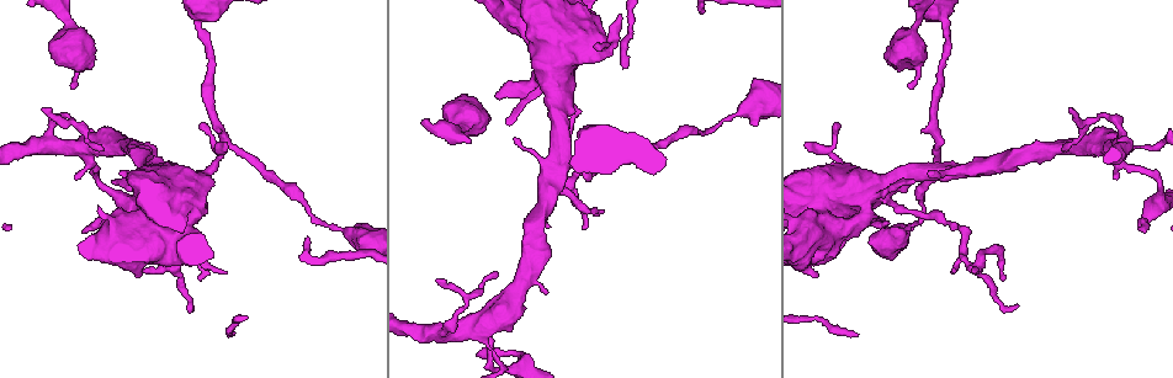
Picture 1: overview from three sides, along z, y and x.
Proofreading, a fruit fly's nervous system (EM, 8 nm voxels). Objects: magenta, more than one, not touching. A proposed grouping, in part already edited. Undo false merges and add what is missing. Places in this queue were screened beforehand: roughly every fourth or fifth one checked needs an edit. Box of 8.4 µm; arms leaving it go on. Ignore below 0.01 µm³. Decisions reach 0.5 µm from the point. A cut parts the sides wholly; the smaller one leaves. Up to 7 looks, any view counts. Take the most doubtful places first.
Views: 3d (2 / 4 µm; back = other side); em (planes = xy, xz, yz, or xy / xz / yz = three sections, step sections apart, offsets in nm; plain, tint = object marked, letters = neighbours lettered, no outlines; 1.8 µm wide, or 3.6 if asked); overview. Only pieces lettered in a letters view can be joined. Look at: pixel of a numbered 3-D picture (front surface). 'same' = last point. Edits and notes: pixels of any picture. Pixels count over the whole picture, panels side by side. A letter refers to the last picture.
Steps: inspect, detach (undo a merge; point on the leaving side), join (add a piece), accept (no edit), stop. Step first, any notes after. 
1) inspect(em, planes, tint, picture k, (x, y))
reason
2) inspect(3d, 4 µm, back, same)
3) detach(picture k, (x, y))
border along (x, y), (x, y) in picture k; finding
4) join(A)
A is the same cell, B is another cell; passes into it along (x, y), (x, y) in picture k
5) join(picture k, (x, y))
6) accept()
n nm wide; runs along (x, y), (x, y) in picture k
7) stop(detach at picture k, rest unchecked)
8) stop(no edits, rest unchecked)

inspect(em, 3.6 µm, planes, letters, picture 1, (159, 230))
sudden change in width

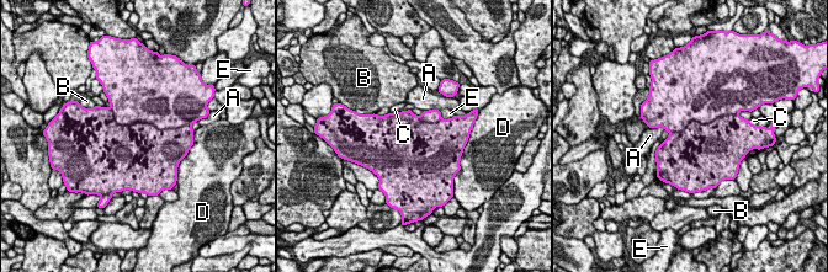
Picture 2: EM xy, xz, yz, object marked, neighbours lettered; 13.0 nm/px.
detach(picture 2, (141, 140))
900 nm wide; A, B, C, D and E are other cells; border along (110, 108), (121, 124), (180, 127) in picture 2; two neurons meet here

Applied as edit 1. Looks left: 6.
inspect(overview)

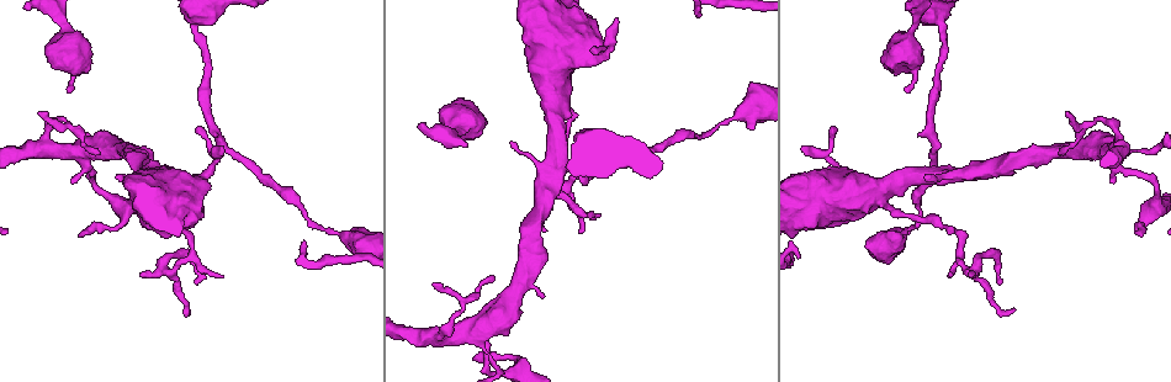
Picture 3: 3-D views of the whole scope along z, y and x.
inspect(3d, 4 µm, picture 3, (581, 233))
tapers out

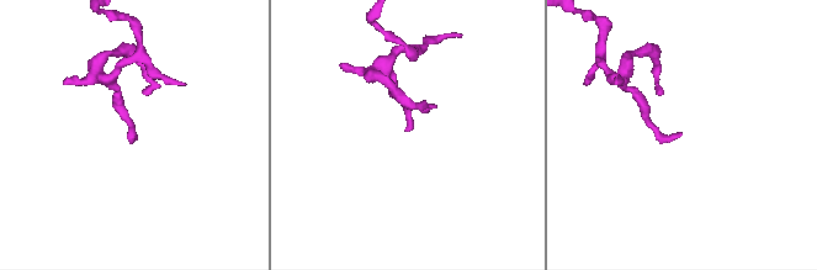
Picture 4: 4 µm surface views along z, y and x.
inspect(em, yz, step 8, letters, picture 4, (408, 127))
shape alone is not enough

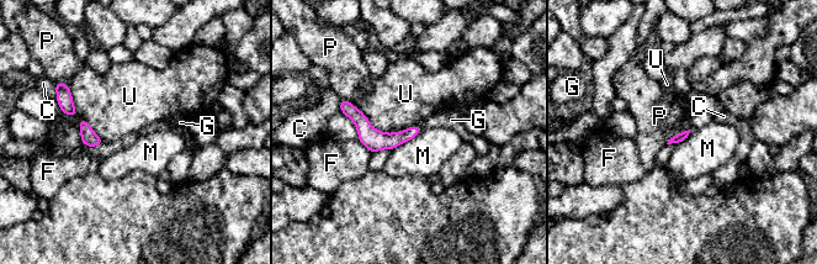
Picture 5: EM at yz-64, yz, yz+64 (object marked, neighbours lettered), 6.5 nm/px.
inspect(em, planes, letters, same)
another direction

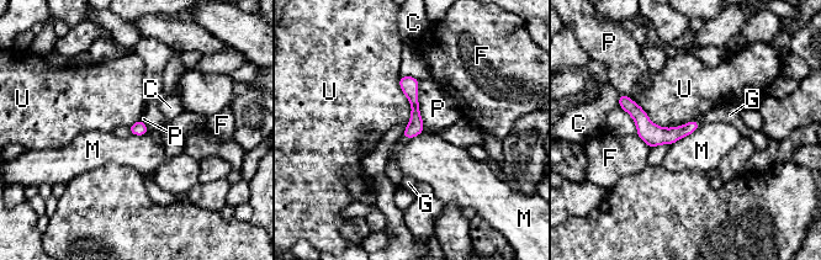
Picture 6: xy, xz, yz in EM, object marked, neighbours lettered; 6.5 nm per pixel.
accept()
90 nm wide; C, F, G, M, P and U are other cells; runs along (623, 97), (656, 133), (694, 126) in picture 6; no lettered piece goes on from it

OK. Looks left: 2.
inspect(3d, 2 µm, picture 3, (915, 224))
thin neck

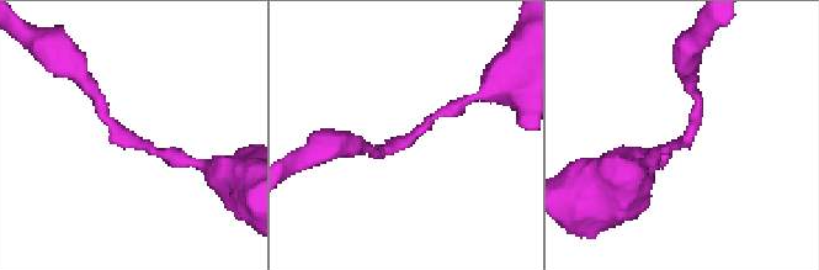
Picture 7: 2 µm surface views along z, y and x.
inspect(em, planes, letters, picture 7, (409, 146))
now the EM

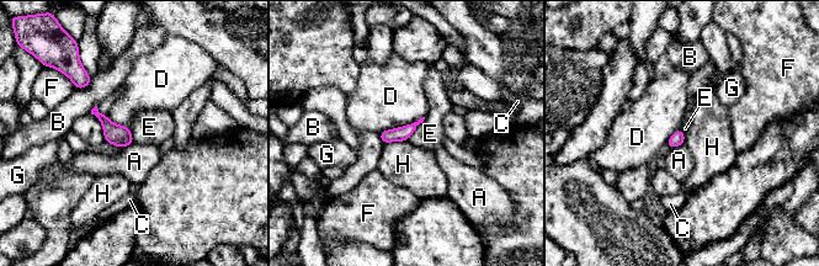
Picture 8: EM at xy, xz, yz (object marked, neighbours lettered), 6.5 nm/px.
accept()
A, B, C, D, E, F, G and H are other cells; border along (425, 117), (407, 139) in picture 8; all the same neuron

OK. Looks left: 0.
stop(detach at picture 2, rest unchecked)

